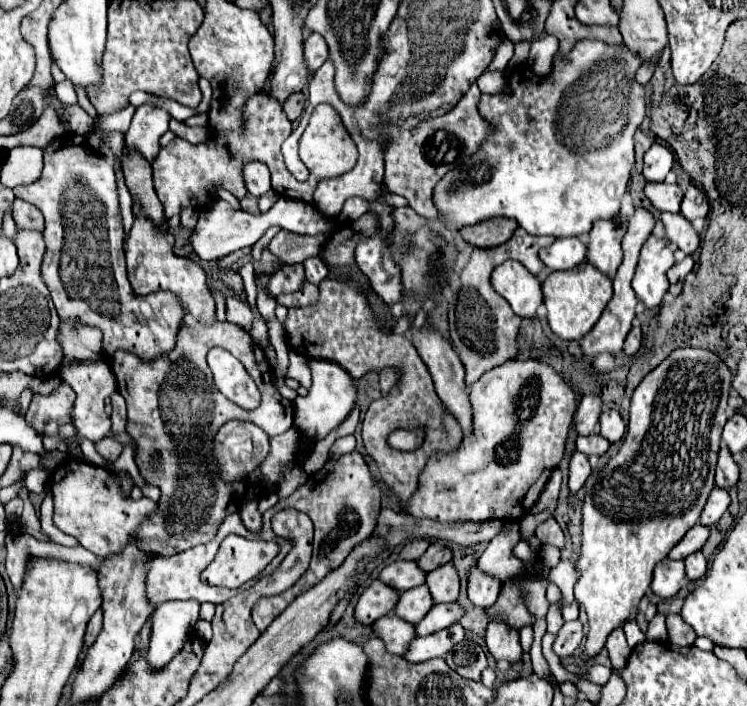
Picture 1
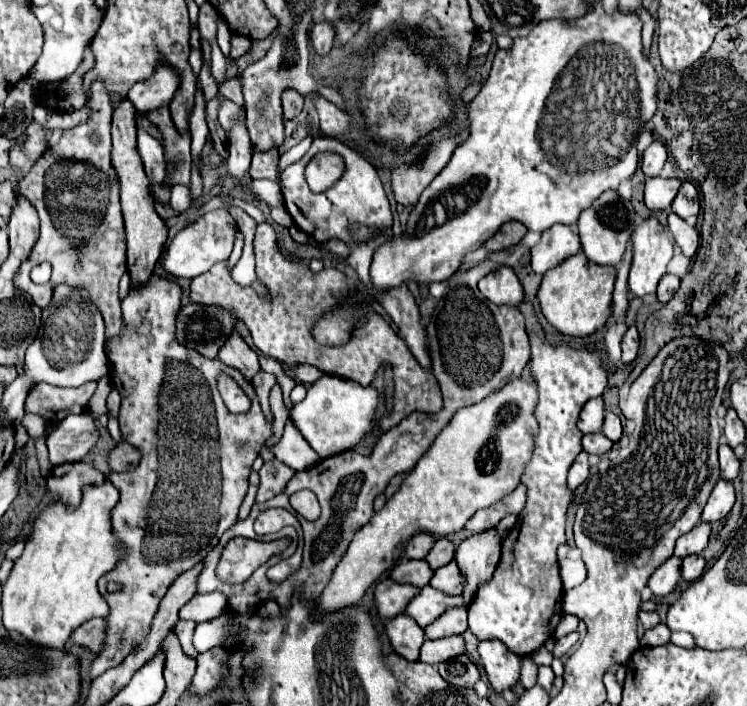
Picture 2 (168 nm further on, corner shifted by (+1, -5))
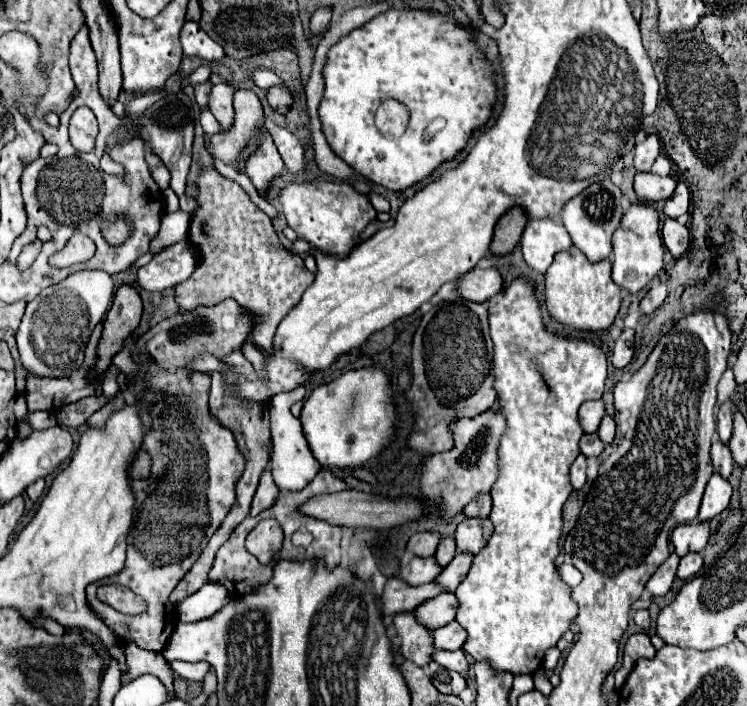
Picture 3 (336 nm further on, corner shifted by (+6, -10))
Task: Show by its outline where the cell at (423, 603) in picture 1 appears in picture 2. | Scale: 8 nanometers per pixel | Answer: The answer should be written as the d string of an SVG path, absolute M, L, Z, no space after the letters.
M425 586L409 602L405 614L409 614L421 628L425 628L431 622L435 622L435 618L439 618L445 610L455 606L465 606L465 600L461 596L449 596L441 590L433 590L431 586Z

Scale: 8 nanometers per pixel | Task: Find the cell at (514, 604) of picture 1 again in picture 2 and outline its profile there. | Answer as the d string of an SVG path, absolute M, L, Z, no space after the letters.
M529 334L529 348L531 348L529 370L539 392L537 410L535 410L539 434L535 438L533 458L529 466L525 466L521 476L521 484L527 488L527 502L525 508L519 512L515 526L507 532L507 536L501 542L501 560L497 564L497 570L493 572L493 578L477 588L473 602L467 606L469 630L479 640L503 642L509 648L509 652L517 656L531 656L533 652L537 652L553 636L557 624L561 622L563 586L559 578L559 564L555 550L561 544L565 544L565 516L567 516L567 506L571 504L573 498L573 492L567 488L567 472L575 462L577 454L583 450L581 448L583 432L577 428L577 420L583 404L591 398L601 396L607 386L607 370L603 368L601 356L597 352L575 350L561 344L549 344L537 338L535 334Z

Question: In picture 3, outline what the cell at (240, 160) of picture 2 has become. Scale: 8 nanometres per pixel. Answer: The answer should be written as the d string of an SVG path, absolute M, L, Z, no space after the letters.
M218 83L212 87L210 93L210 109L214 113L214 117L218 119L222 131L230 131L232 123L234 123L234 107L232 107L232 99L234 99L234 87L232 83Z

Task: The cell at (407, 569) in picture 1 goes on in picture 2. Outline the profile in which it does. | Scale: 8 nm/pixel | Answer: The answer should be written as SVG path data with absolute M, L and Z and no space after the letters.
M405 560L391 570L391 578L399 584L411 584L423 588L429 584L433 570L425 560Z

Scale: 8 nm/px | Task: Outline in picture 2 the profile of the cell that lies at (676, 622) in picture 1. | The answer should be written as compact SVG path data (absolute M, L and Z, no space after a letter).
M657 624L653 630L647 630L639 642L641 646L661 646L669 642L669 634L671 630L665 624Z

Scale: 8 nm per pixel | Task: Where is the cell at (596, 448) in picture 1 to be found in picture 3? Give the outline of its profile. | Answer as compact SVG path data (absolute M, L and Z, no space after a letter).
M582 435L580 449L586 457L598 457L604 451L604 443L598 439L598 435Z

